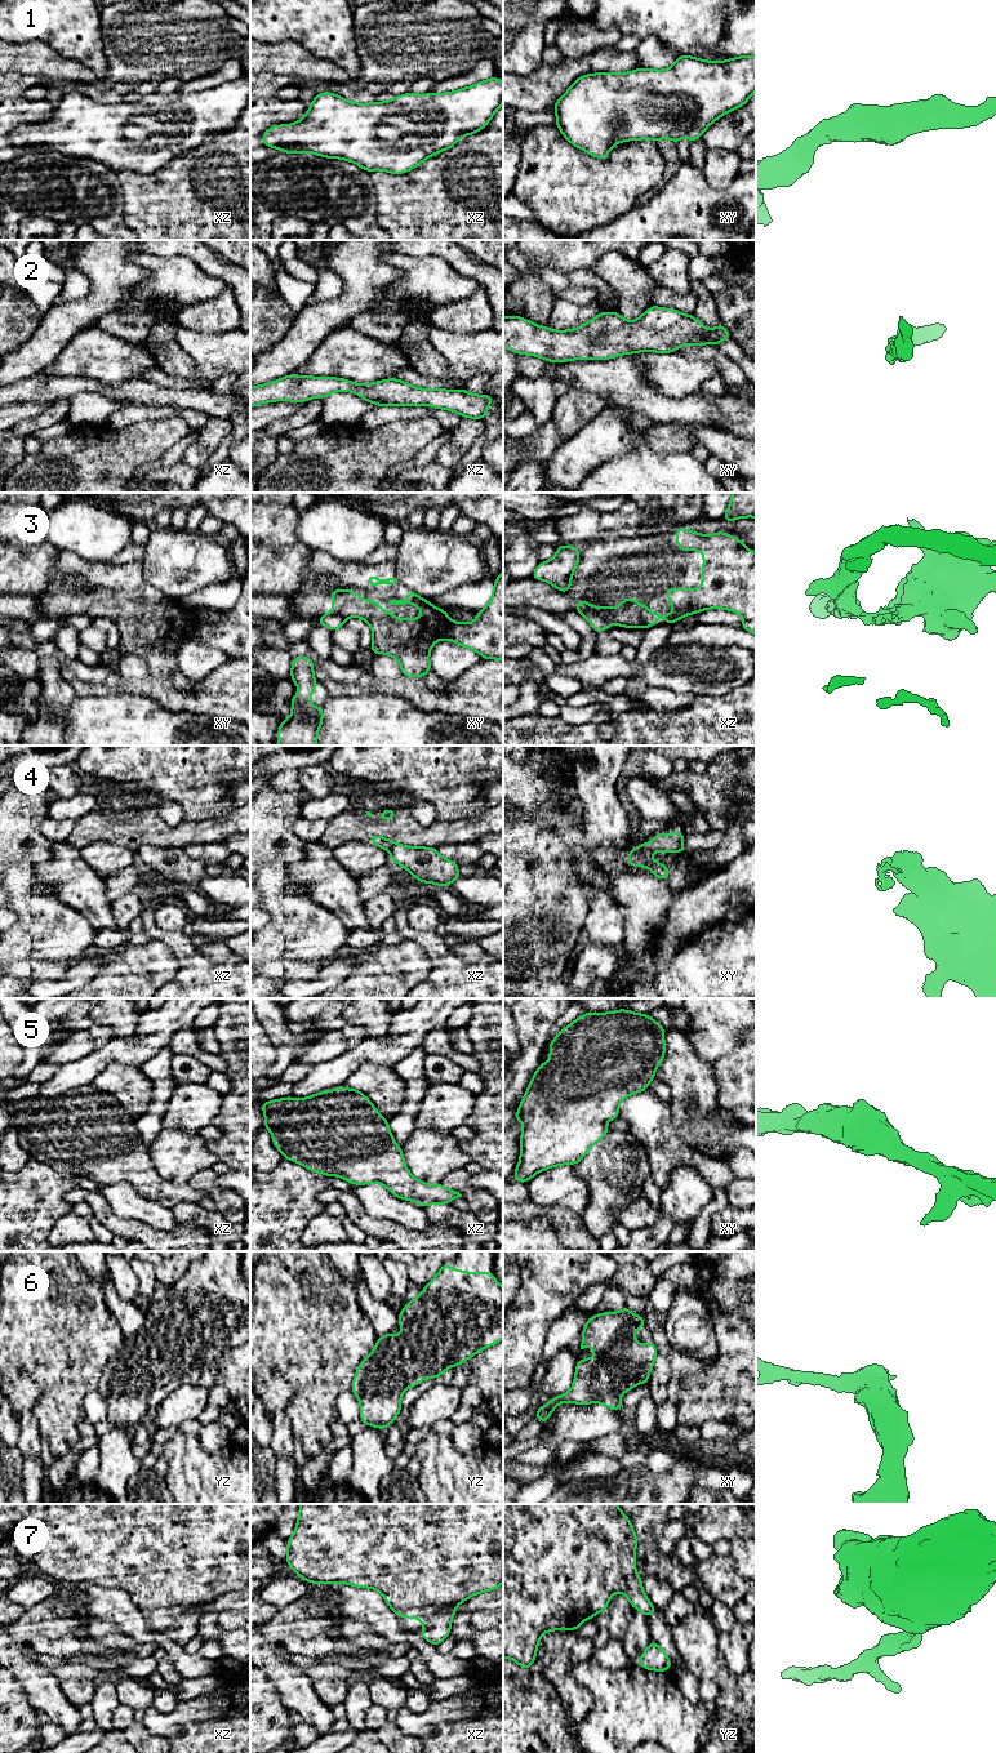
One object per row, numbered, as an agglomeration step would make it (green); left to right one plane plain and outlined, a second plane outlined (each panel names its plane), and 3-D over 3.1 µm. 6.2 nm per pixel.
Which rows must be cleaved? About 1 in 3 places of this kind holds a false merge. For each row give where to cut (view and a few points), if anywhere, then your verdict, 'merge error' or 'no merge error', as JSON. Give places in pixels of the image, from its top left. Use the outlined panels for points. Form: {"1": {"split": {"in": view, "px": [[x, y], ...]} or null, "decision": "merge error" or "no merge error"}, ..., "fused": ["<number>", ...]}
{"1": {"split": null, "decision": "no merge error"}, "2": {"split": null, "decision": "no merge error"}, "3": {"split": {"in": "xz", "px": [[594, 608], [610, 627]]}, "decision": "merge error"}, "4": {"split": {"in": "xz", "px": [[396, 842], [388, 850]]}, "decision": "merge error"}, "5": {"split": null, "decision": "no merge error"}, "6": {"split": null, "decision": "no merge error"}, "7": {"split": null, "decision": "no merge error"}, "fused": ["3", "4"]}

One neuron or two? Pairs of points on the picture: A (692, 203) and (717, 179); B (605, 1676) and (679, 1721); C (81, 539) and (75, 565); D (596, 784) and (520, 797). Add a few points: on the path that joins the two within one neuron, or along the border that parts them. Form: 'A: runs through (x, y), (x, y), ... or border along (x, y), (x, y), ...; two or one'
A: border along (701, 170), (712, 187), (727, 187), (738, 174); two
B: runs through (623, 1693), (636, 1705), (649, 1705), (661, 1713); one
C: border along (61, 552), (71, 552), (83, 559), (105, 563); two
D: border along (567, 787), (569, 792); two

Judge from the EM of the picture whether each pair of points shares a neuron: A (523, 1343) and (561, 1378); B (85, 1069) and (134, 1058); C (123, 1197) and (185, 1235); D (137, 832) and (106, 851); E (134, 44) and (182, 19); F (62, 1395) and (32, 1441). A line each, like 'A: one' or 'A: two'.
A: two
B: one
C: two
D: two
E: one
F: two

